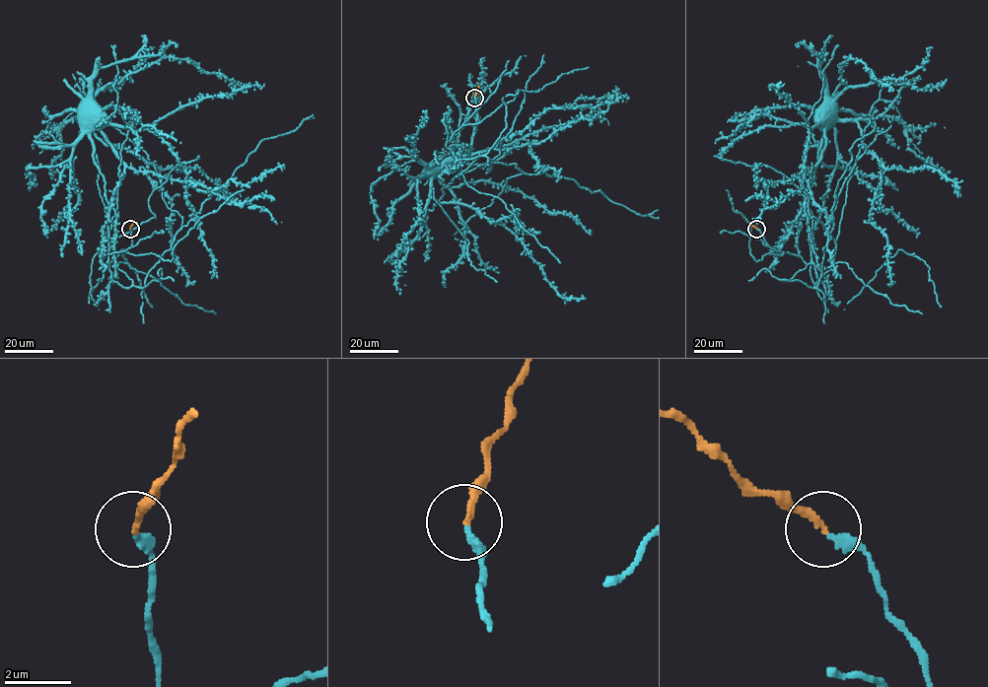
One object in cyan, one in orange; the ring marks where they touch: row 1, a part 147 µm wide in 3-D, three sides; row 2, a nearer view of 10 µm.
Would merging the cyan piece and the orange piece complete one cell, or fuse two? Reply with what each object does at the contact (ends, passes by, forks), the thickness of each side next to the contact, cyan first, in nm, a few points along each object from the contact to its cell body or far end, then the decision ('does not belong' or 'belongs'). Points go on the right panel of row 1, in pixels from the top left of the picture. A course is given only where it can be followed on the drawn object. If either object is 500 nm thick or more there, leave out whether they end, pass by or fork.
cyan ends | orange ends | 300/190 nm | cyan via (757, 229), (769, 245), (811, 262), (804, 199), (817, 165), (822, 133), (828, 127), (824, 114) | orange via (756, 229), (744, 220) | belongs

